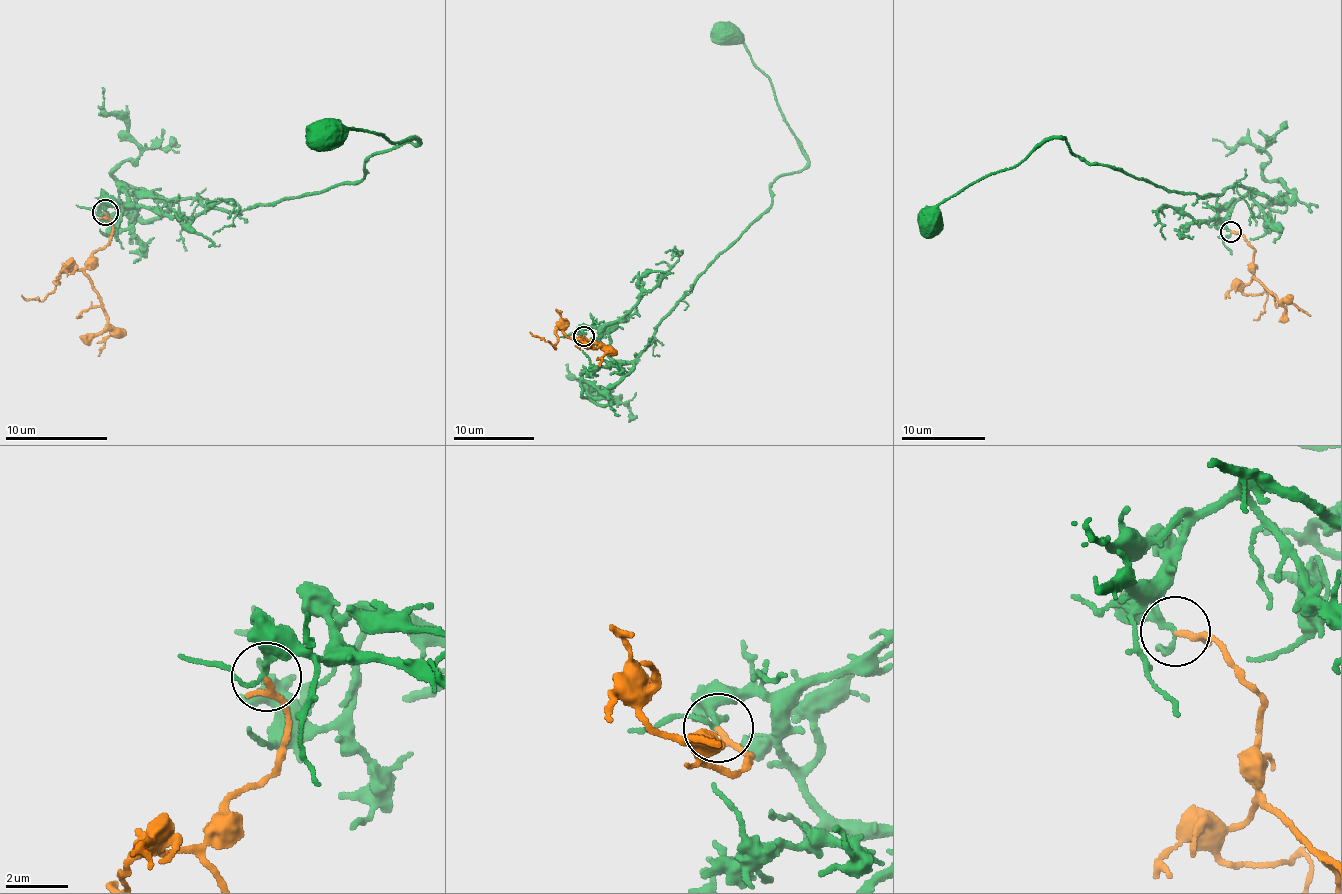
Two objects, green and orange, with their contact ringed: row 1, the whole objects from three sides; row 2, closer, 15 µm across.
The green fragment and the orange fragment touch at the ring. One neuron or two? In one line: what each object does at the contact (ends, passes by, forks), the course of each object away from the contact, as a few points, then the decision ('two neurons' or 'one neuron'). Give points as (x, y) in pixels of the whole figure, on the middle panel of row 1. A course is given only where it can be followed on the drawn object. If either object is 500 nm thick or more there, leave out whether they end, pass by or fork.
green passes by | orange passes by | green via (584, 336), (596, 327), (611, 357), (633, 360), (770, 206), (771, 183), (807, 163), (771, 81), (726, 34) | orange via (584, 336), (591, 342), (589, 347), (558, 328), (556, 347), (530, 332) | two neurons

